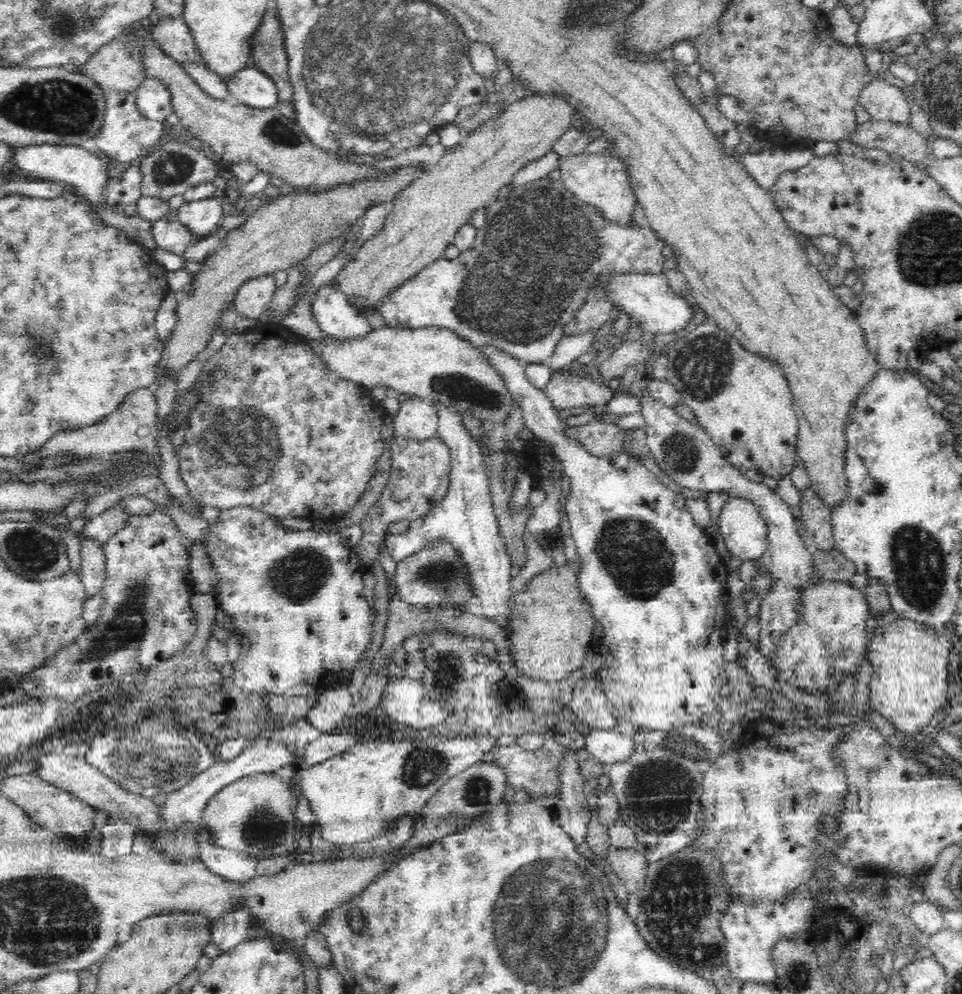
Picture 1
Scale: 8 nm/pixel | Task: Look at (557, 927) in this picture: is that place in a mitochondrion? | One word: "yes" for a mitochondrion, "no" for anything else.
yes

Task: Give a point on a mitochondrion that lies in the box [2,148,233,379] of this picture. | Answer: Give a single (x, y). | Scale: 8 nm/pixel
(52, 366)

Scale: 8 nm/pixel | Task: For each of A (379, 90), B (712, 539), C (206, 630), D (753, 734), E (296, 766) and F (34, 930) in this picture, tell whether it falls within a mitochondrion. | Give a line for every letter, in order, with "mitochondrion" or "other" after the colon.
A: mitochondrion
B: other
C: other
D: other
E: other
F: mitochondrion

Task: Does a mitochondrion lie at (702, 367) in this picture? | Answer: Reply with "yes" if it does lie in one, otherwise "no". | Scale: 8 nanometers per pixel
yes

